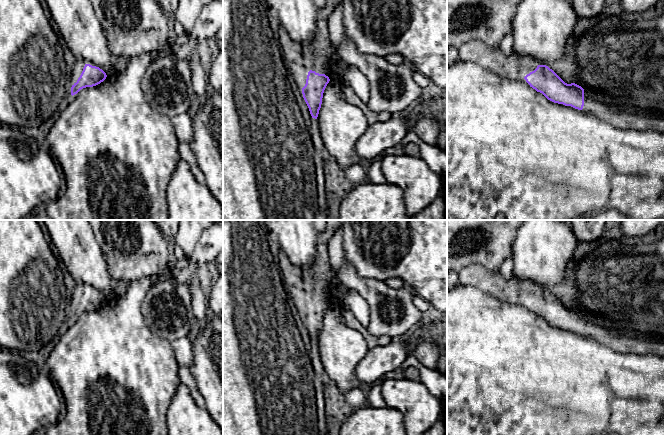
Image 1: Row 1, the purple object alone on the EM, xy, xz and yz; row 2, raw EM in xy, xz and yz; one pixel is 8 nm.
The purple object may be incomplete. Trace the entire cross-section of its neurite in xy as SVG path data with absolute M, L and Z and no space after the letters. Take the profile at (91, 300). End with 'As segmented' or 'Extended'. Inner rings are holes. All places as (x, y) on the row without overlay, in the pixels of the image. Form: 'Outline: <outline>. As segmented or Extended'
Outline: M77 282L72 293L71 319L77 318L83 312L100 308L106 301L106 297L99 291L86 288L83 283Z. Extended

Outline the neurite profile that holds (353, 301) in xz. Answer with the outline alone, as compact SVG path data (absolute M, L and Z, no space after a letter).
M348 289L345 296L336 304L341 309L348 309L354 317L363 325L367 326L370 321L370 308L365 299L356 291Z

